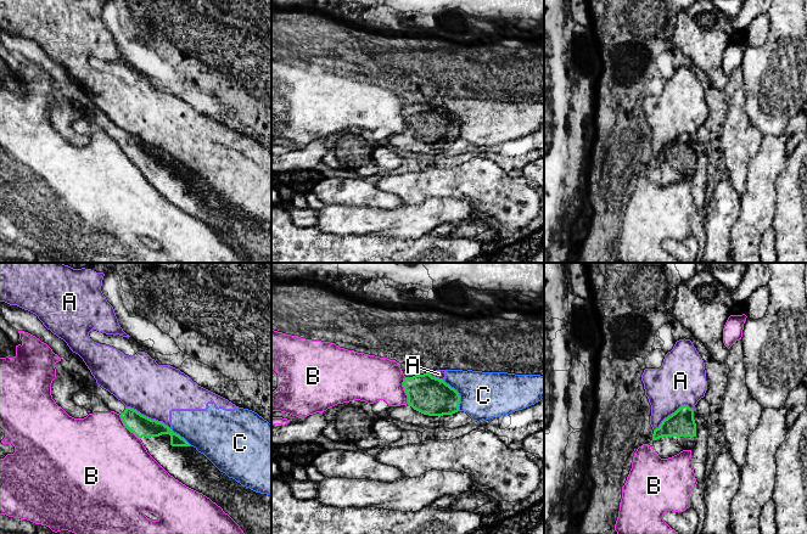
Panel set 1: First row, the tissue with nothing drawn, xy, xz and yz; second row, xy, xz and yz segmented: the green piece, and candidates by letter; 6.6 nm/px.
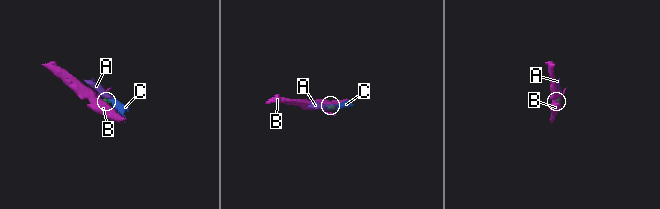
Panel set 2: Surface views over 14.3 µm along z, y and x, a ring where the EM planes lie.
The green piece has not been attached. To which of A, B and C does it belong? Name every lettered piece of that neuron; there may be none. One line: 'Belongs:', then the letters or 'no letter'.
Belongs: no letter

